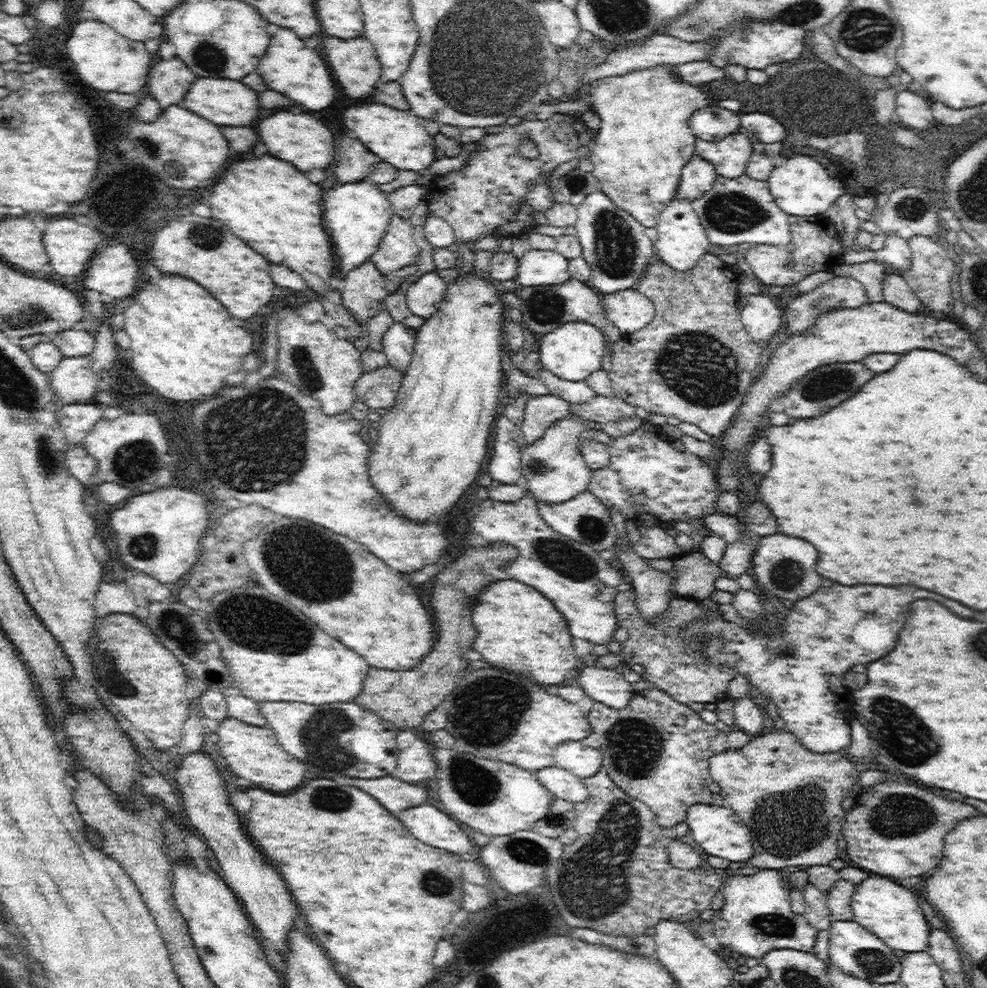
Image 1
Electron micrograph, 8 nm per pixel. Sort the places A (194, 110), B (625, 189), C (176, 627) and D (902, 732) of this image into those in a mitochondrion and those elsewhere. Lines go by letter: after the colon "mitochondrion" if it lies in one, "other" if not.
A: other
B: mitochondrion
C: mitochondrion
D: mitochondrion

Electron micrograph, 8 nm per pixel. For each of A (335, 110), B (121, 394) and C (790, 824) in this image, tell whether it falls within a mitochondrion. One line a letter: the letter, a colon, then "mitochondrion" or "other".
A: other
B: other
C: mitochondrion

